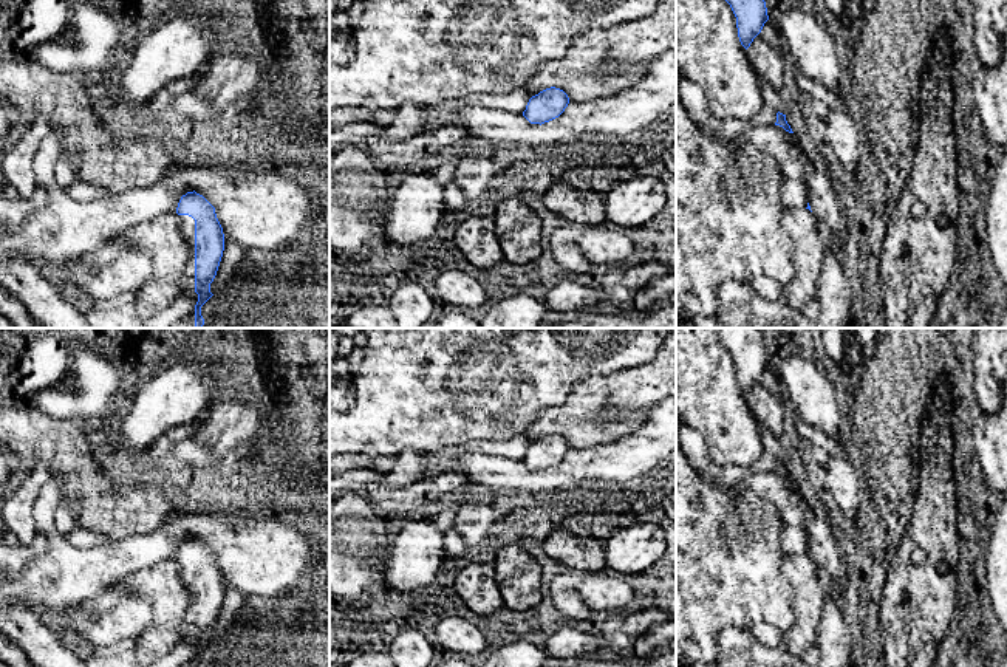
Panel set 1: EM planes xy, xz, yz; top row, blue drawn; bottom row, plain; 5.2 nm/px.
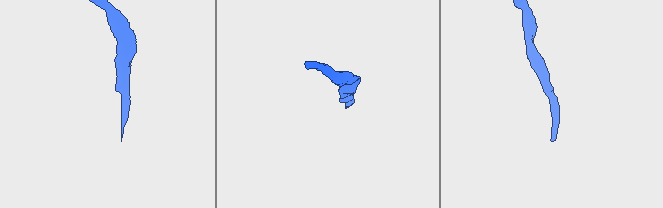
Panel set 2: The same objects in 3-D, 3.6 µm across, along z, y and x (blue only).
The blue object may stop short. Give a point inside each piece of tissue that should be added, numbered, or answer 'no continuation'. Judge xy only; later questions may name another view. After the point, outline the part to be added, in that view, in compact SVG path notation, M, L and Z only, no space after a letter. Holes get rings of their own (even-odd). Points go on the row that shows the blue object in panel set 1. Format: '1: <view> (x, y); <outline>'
1: xy (187, 223); M178 215L183 237L190 245L190 260L184 268L184 279L181 289L195 292L195 220L189 215Z

